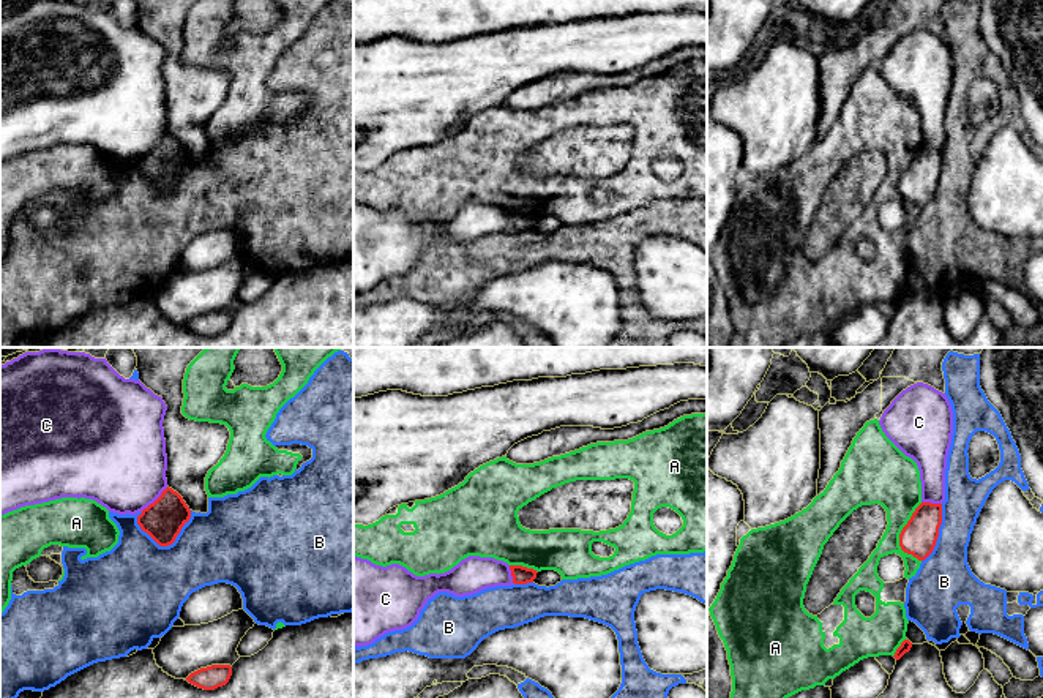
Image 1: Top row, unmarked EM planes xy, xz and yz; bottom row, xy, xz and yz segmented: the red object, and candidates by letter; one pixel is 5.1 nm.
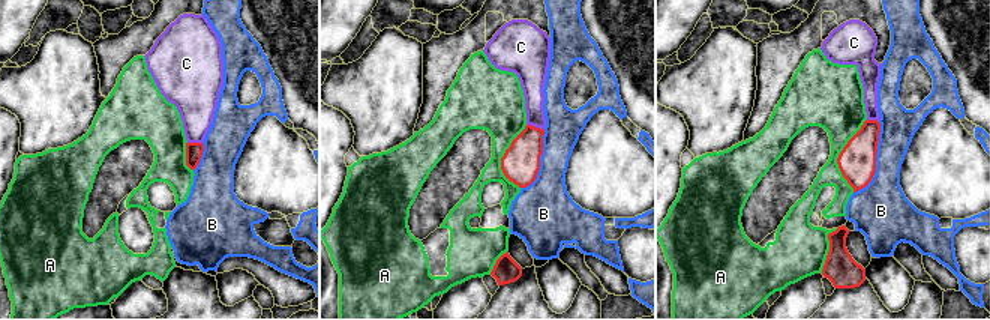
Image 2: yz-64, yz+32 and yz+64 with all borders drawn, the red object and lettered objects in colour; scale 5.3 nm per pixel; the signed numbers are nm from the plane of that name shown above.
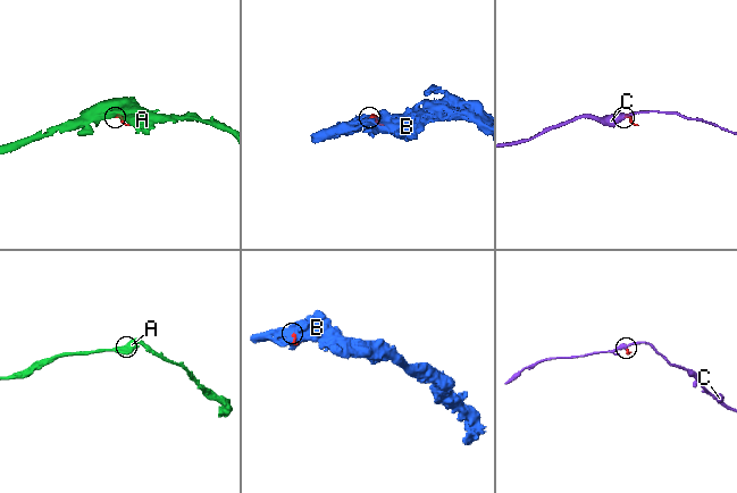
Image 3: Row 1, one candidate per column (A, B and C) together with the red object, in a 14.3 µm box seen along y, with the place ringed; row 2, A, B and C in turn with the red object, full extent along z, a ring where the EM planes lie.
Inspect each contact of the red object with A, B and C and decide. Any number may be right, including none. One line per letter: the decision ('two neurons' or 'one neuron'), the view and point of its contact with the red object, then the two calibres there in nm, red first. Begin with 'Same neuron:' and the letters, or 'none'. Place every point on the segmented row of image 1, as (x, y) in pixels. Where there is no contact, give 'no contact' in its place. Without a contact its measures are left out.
Same neuron: C
A: two neurons | yz (900, 534) | 180/260 nm
B: two neurons | xy (169, 544) | 200/440 nm
C: one neuron | xy (155, 501) | 200/460 nm

